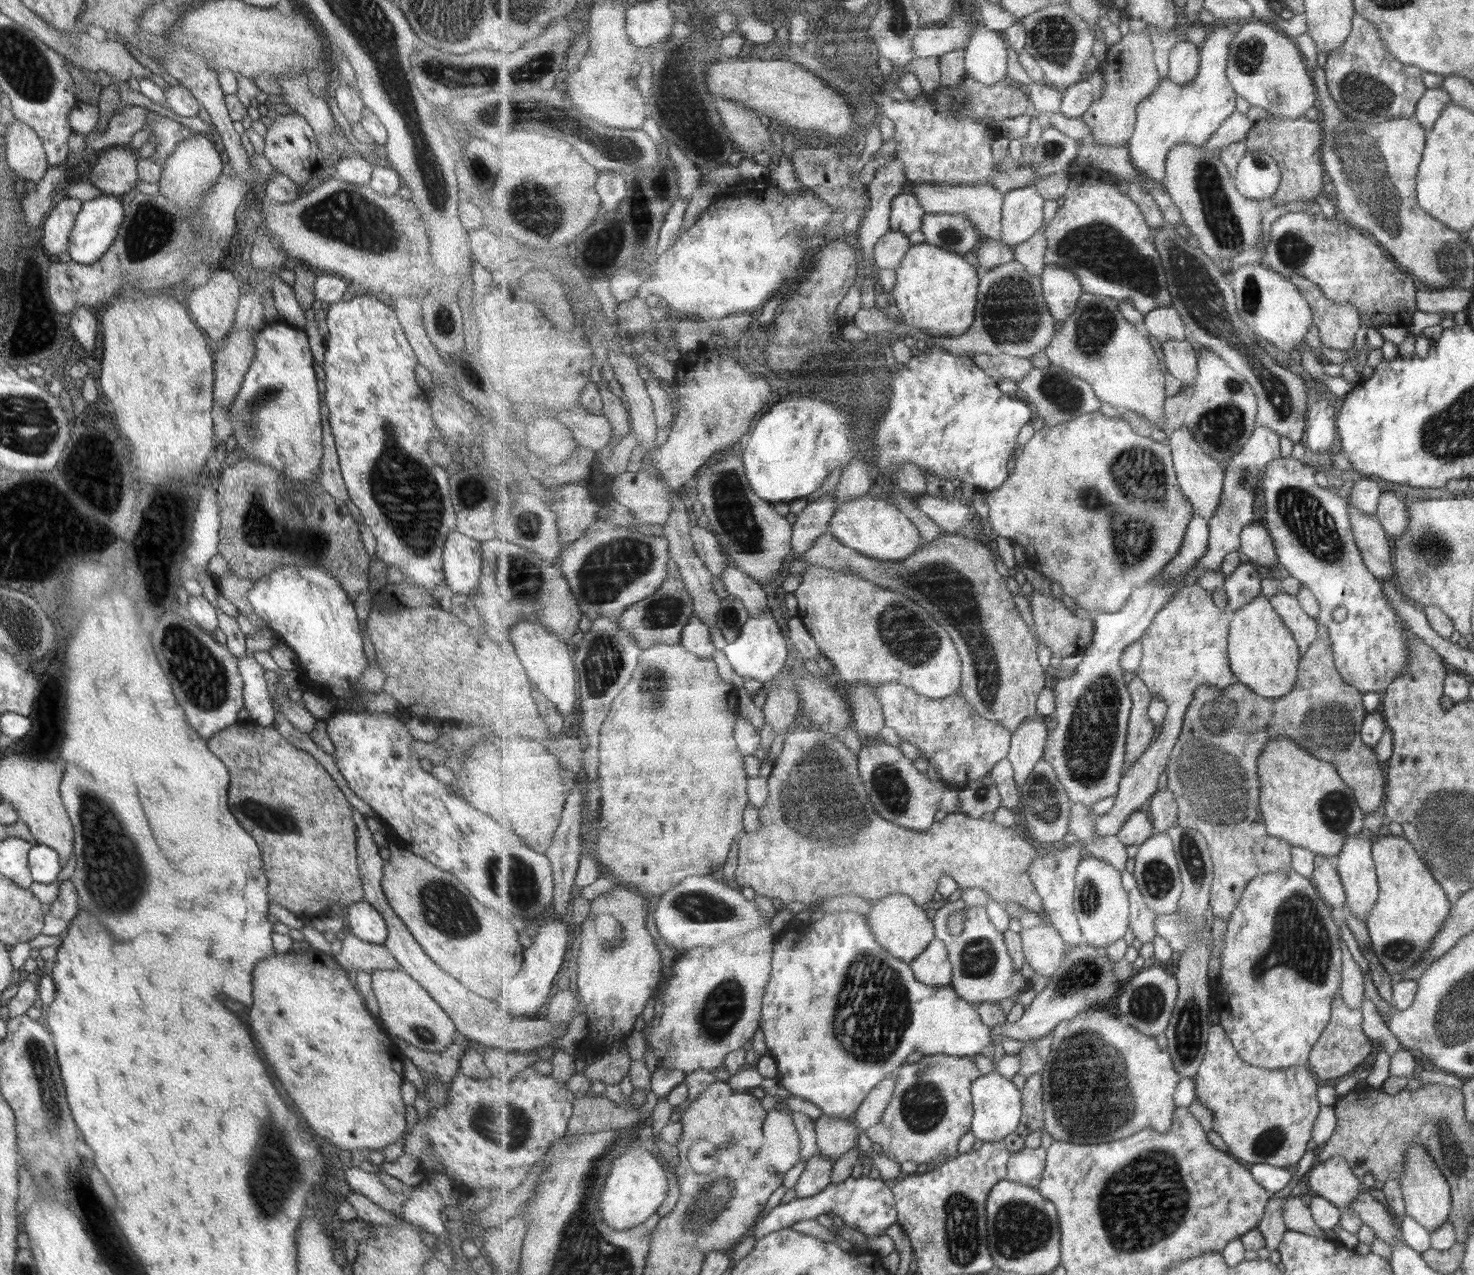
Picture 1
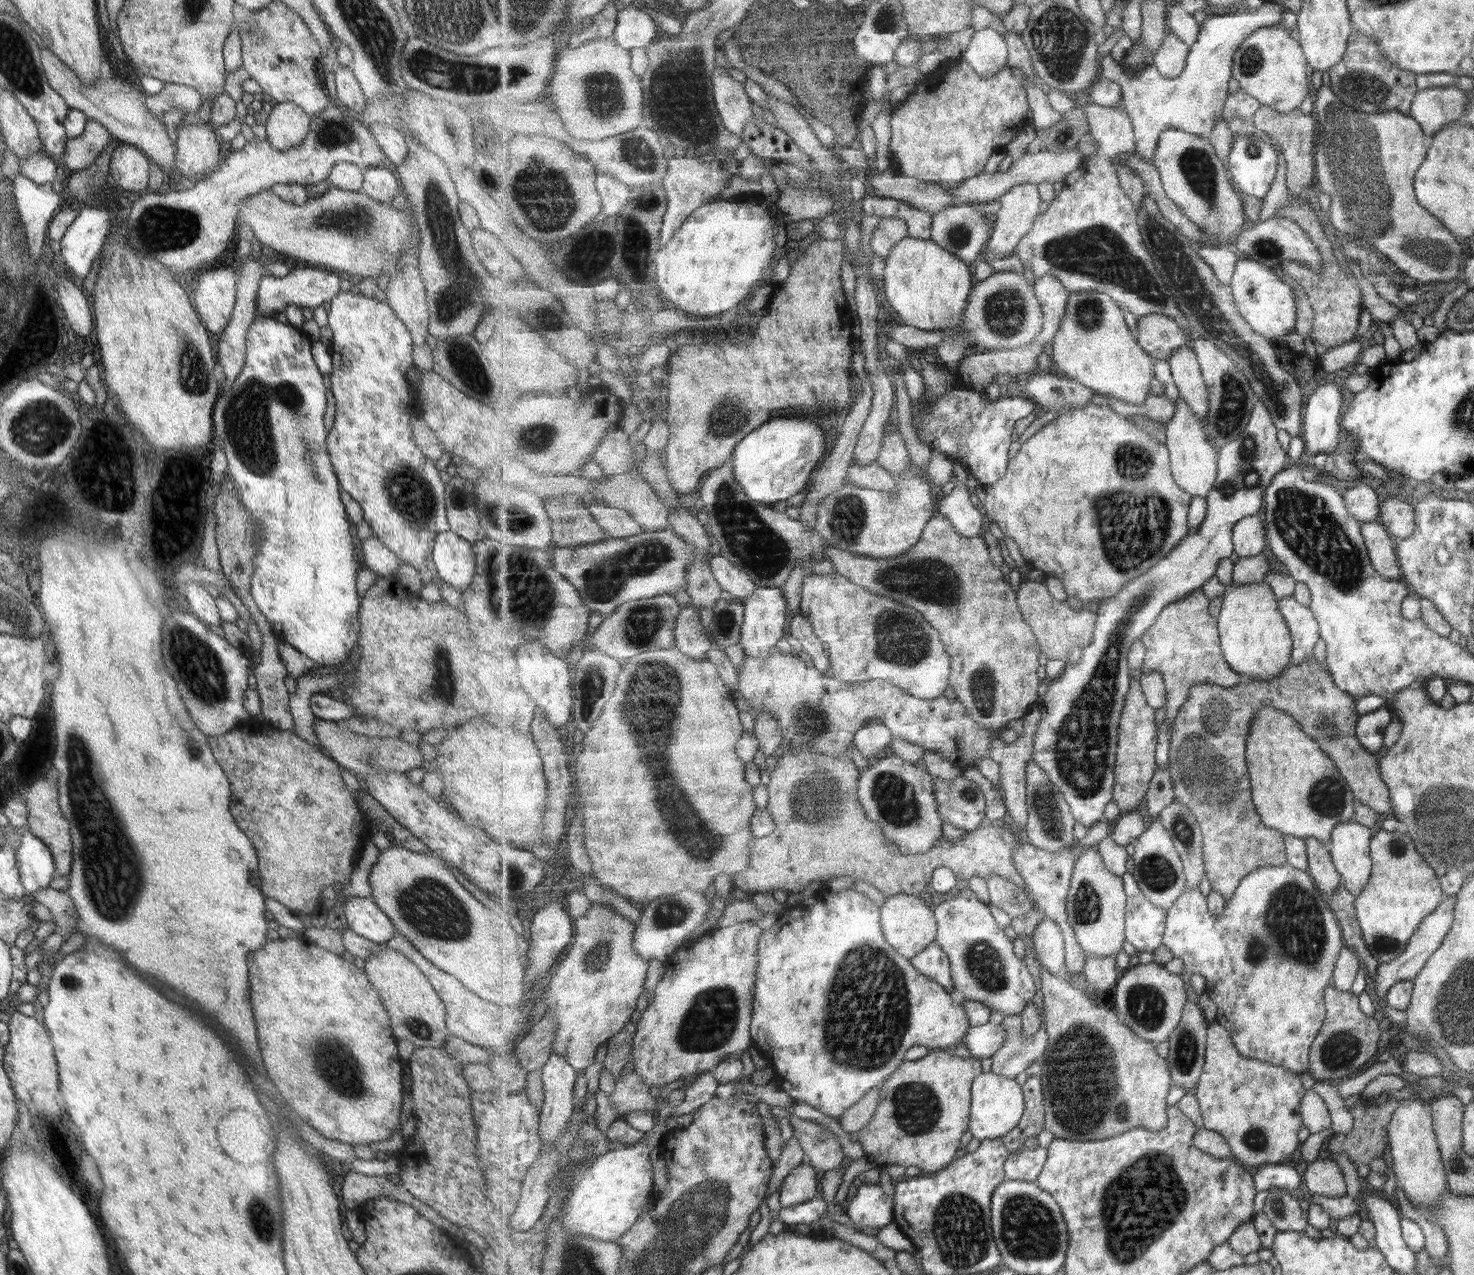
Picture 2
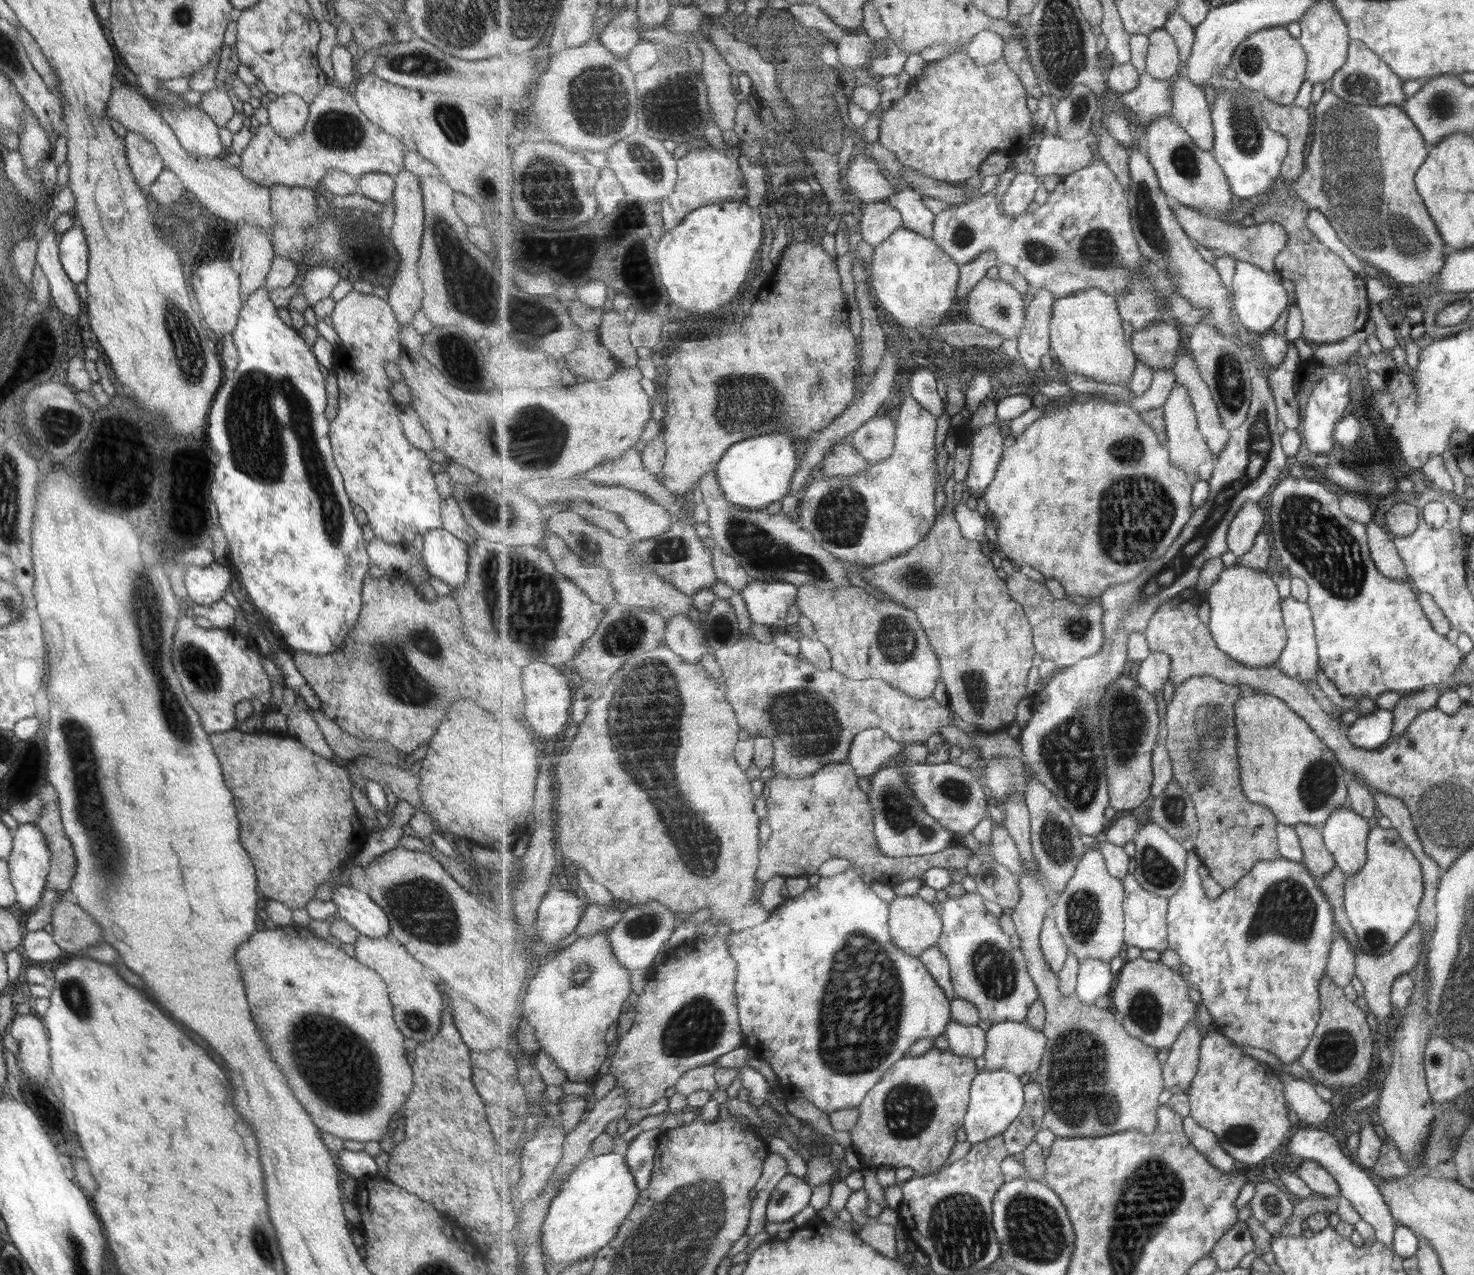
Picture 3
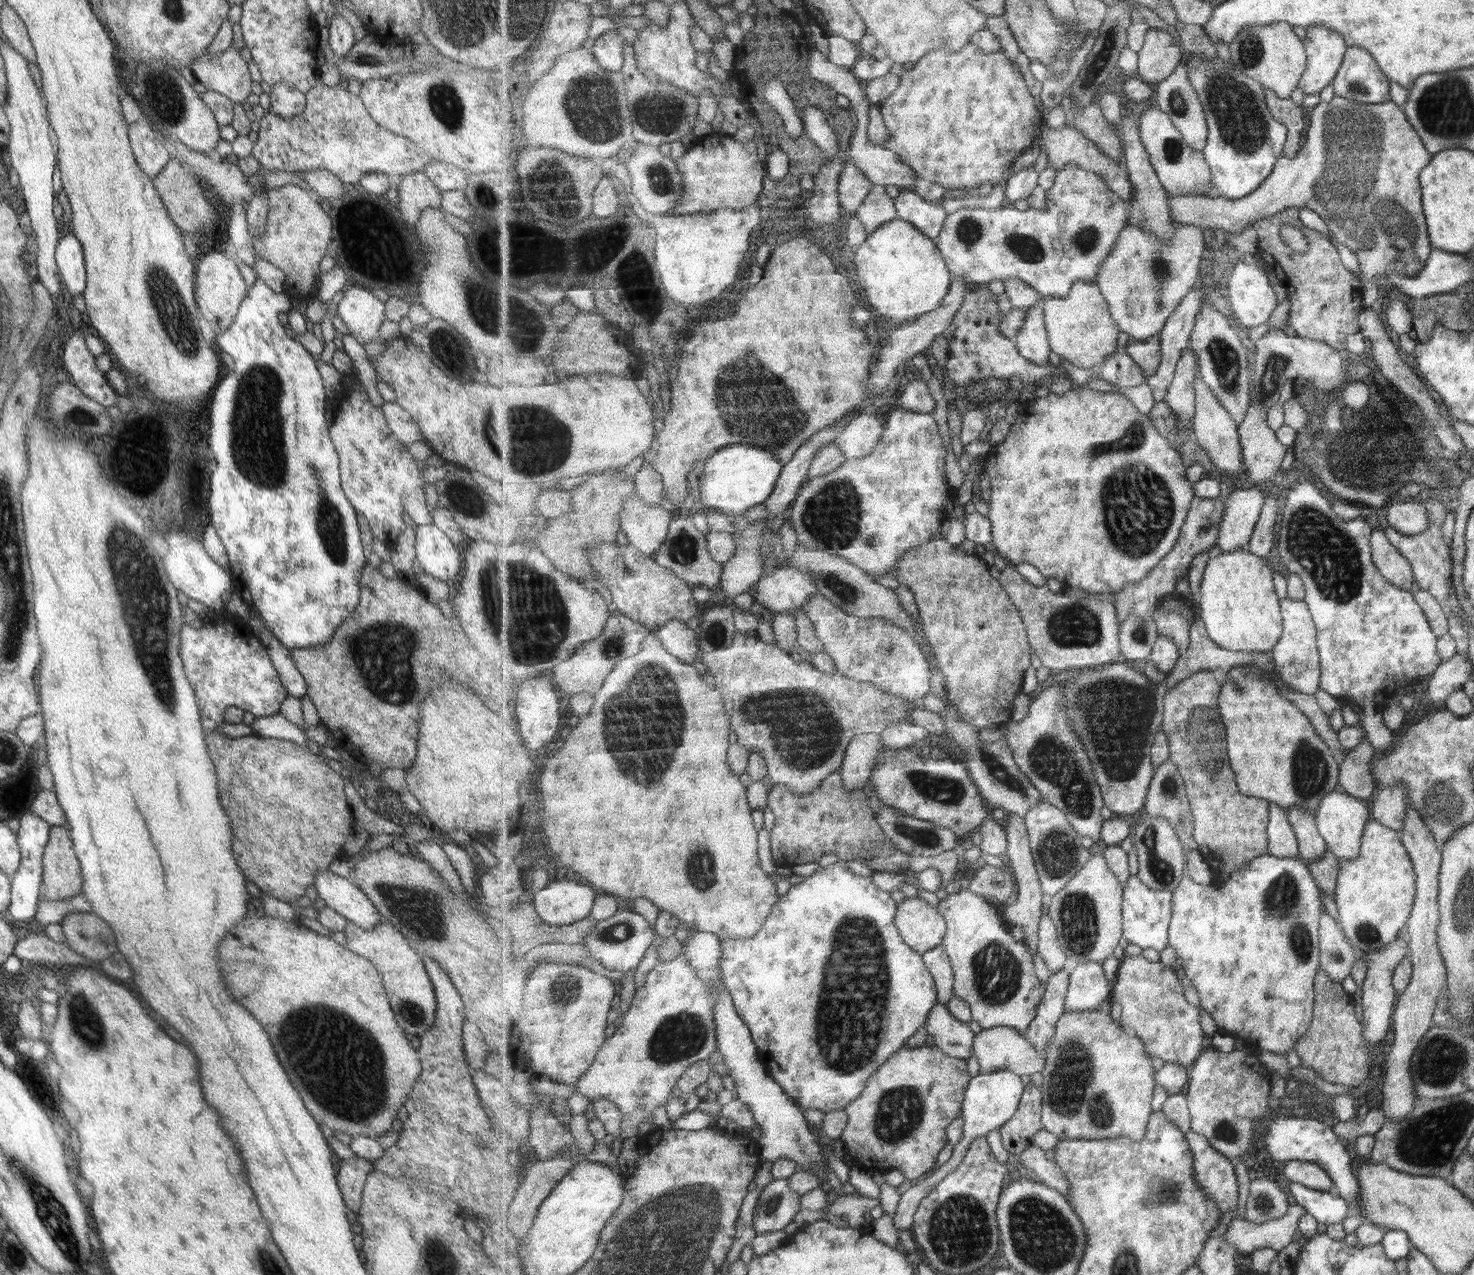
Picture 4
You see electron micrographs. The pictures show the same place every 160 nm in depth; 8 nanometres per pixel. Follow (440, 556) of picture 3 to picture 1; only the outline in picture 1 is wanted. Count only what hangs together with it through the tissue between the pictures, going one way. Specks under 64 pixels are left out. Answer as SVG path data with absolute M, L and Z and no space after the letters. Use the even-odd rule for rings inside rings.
M456 530L450 532L442 548L443 578L451 593L472 596L480 580L480 543Z

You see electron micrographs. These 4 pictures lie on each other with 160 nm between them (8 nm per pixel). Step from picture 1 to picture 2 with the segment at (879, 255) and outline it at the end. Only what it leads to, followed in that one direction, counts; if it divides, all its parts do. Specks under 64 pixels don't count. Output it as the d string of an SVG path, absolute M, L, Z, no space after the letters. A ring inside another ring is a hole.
M880 217L877 231L873 233L873 239L871 239L873 252L880 255L881 258L887 259L895 245L901 243L901 240L908 235L908 225L902 218Z

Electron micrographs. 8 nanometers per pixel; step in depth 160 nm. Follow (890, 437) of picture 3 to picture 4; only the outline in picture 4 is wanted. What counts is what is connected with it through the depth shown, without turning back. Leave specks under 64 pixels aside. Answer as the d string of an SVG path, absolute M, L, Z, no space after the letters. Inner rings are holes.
M868 411L855 416L837 437L835 444L851 458L869 456L885 432L885 421Z

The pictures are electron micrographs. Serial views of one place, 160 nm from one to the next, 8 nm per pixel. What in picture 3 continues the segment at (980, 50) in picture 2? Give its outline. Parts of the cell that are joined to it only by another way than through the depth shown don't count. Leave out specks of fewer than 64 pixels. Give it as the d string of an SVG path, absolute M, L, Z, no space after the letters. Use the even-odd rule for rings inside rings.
M981 30L964 47L967 54L970 54L973 60L976 60L976 63L981 66L997 62L1006 53L1005 39L992 30Z

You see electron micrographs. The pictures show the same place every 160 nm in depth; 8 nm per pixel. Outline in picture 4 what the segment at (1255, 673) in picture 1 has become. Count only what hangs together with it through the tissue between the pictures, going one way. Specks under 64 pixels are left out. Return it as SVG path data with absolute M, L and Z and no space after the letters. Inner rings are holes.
M1240 548L1233 552L1222 551L1221 555L1212 558L1205 569L1201 581L1200 619L1205 623L1209 637L1221 649L1228 651L1256 650L1269 652L1281 641L1284 632L1284 617L1282 616L1281 600L1273 584L1273 570L1265 557L1249 552L1247 548Z

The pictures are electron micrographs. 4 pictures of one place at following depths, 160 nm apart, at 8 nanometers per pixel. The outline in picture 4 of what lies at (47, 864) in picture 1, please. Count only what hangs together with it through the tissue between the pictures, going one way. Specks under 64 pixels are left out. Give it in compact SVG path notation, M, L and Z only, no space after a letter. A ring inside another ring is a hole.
M25 812L18 819L19 827L16 843L19 848L19 864L17 870L10 875L10 903L7 908L13 920L33 920L36 913L38 893L42 881L42 858L48 841L49 825L37 818L32 812Z

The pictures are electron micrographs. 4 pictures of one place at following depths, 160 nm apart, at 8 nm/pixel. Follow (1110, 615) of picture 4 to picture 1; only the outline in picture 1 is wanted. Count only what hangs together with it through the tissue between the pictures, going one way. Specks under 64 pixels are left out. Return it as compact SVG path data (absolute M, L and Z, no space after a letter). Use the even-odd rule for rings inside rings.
M1033 592L1029 598L1031 618L1034 621L1037 638L1043 646L1049 648L1054 657L1085 655L1087 648L1094 640L1095 621L1094 619L1081 619L1074 612L1065 608L1065 604L1058 598L1043 596L1041 592Z

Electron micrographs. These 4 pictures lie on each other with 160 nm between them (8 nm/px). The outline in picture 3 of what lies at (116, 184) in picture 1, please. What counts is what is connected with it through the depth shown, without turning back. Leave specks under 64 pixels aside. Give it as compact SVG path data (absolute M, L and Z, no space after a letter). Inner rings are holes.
M126 132L122 143L134 183L143 195L148 195L150 184L164 168L161 157L155 147L136 132Z

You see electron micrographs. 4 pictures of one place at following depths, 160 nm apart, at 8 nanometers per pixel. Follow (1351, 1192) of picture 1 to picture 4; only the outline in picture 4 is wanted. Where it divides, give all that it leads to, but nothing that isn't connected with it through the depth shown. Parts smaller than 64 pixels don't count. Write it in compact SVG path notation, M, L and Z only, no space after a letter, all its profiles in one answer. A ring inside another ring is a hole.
M1288 1160L1285 1176L1289 1182L1301 1184L1307 1188L1319 1191L1328 1191L1333 1186L1331 1177L1319 1168L1318 1164L1304 1160Z

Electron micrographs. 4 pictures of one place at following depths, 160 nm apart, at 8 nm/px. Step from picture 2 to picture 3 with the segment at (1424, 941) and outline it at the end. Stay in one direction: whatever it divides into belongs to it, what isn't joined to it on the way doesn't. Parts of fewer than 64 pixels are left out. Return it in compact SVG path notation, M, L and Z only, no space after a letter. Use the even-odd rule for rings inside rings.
M1417 920L1409 927L1409 930L1395 943L1389 952L1383 954L1367 954L1357 948L1352 948L1354 956L1354 974L1363 986L1363 998L1370 1010L1370 1020L1373 1022L1386 1021L1391 1012L1390 986L1396 976L1402 973L1412 974L1418 963L1418 954L1422 949L1422 928Z

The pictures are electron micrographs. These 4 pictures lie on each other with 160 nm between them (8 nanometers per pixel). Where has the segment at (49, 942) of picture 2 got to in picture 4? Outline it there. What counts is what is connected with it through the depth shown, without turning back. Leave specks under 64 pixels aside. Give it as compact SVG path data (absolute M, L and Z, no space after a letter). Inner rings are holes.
M68 913L59 924L66 945L91 962L98 963L116 951L112 931L91 913Z

